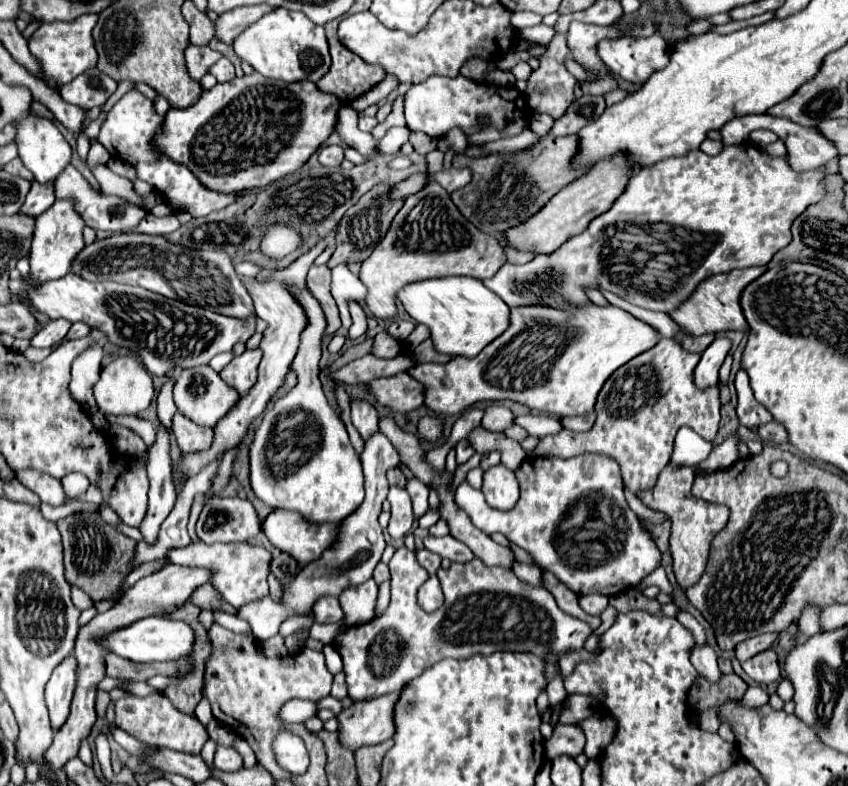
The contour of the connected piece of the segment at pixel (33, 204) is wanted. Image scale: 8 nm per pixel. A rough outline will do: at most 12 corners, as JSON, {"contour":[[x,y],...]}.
{"contour":[[33,182],[21,212],[37,218],[55,202],[53,182]]}

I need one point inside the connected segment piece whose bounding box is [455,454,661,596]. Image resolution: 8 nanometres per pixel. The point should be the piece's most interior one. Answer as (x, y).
(572, 517)

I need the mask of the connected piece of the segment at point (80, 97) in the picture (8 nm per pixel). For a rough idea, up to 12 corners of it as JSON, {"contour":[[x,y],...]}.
{"contour":[[97,68],[59,92],[81,110],[101,106],[117,82]]}

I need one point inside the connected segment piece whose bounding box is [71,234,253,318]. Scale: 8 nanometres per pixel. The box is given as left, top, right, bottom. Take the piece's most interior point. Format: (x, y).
(204, 277)

